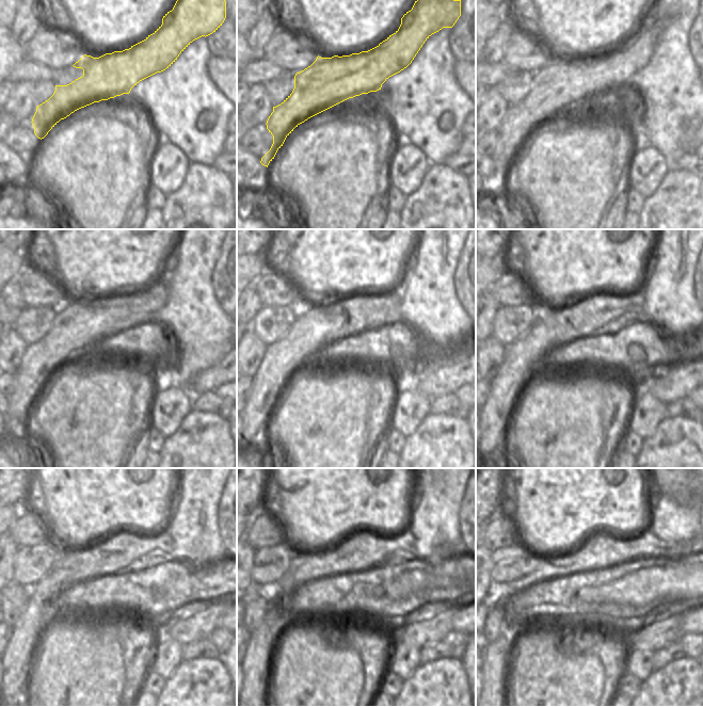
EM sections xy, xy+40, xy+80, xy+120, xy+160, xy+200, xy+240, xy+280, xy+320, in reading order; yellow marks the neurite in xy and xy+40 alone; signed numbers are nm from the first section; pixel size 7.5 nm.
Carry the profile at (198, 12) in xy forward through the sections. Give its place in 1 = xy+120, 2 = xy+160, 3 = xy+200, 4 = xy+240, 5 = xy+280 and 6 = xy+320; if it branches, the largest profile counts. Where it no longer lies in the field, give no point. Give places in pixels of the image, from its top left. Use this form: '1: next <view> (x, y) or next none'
1: next xy+120 (77, 324)
2: next xy+160 (316, 325)
3: next xy+200 (522, 355)
4: next xy+240 (26, 632)
5: next xy+280 (258, 654)
6: next xy+320 (497, 652)

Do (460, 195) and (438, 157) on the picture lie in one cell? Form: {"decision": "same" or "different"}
{"decision": "different"}

